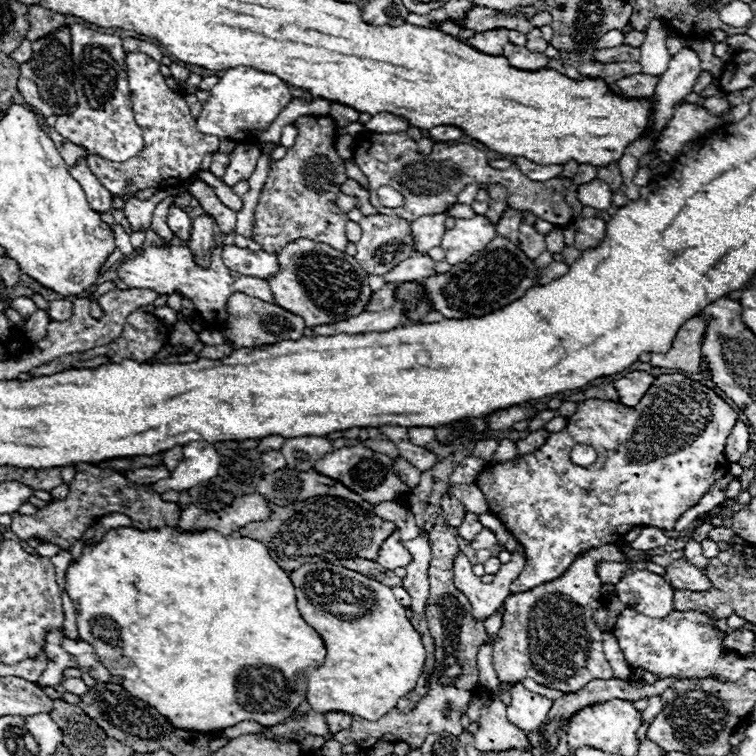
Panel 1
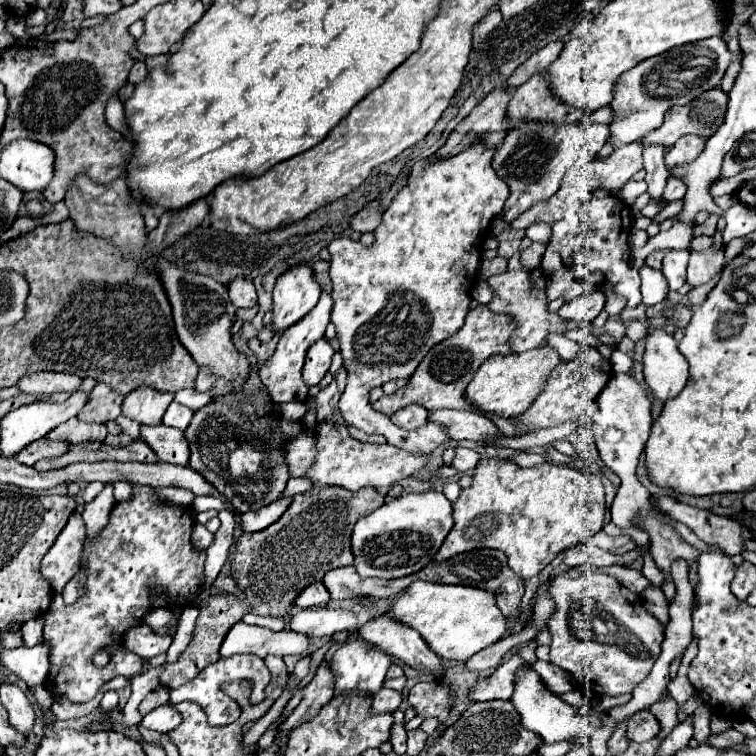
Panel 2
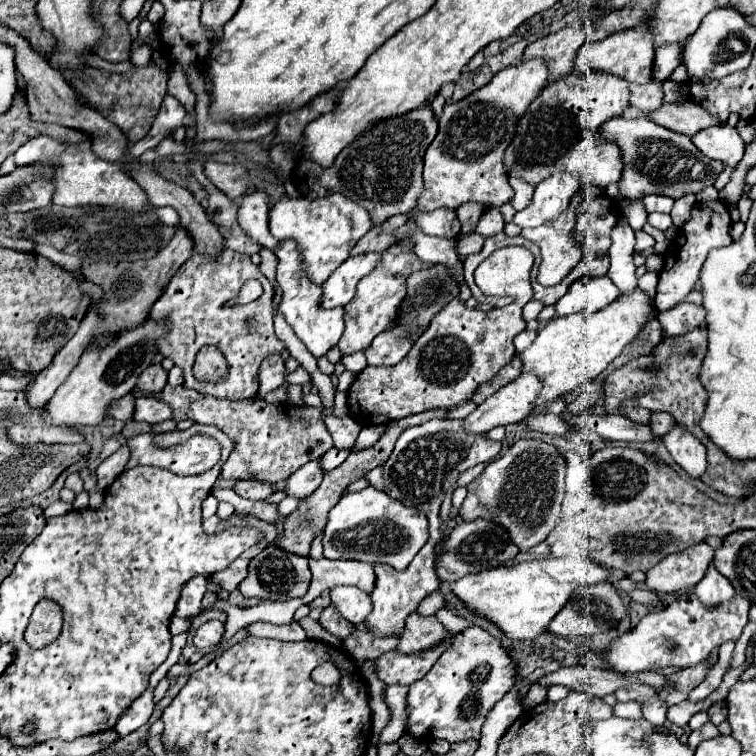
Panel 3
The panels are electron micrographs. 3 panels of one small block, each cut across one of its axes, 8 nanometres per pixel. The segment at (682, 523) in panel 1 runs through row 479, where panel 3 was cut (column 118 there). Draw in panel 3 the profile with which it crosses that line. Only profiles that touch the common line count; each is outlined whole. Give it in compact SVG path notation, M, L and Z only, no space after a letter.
M146 690L142 696L138 696L130 710L126 710L126 714L122 714L122 718L118 720L118 734L126 736L134 730L138 730L140 726L144 726L150 719L154 710L154 700L152 700L152 690Z

